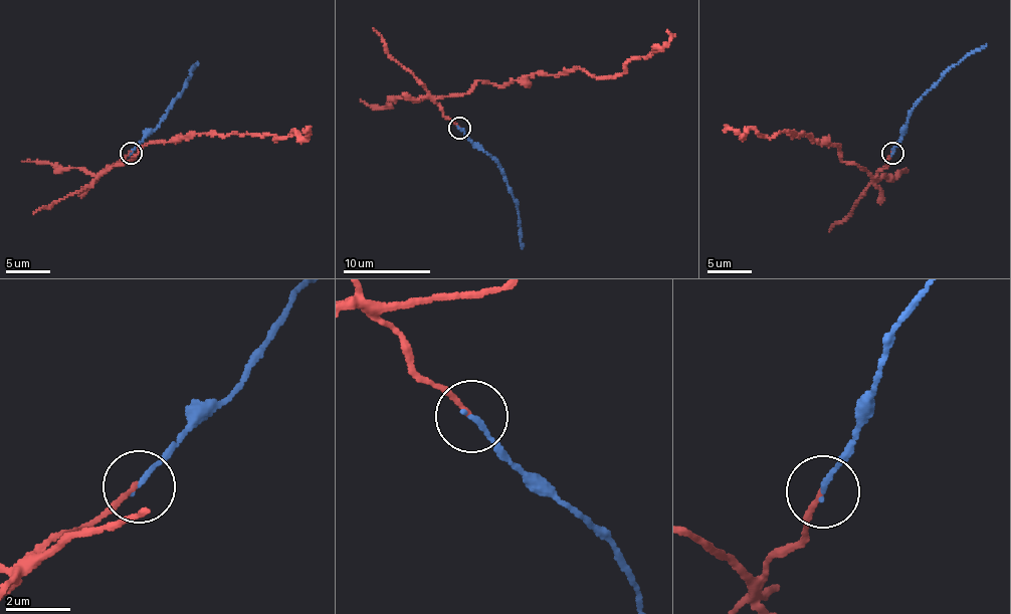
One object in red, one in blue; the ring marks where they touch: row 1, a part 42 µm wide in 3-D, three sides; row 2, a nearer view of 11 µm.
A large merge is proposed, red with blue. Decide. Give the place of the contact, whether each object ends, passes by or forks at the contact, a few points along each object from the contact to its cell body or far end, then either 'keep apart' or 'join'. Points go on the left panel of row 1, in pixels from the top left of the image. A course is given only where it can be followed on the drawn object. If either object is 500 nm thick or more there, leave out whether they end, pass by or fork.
place (131, 153); red ends; blue ends; course red (132, 152), (105, 171), (156, 141), (215, 133), (278, 140), (293, 132), (306, 137), (309, 130), (302, 131); course blue (132, 154), (167, 113), (197, 61); keep apart

